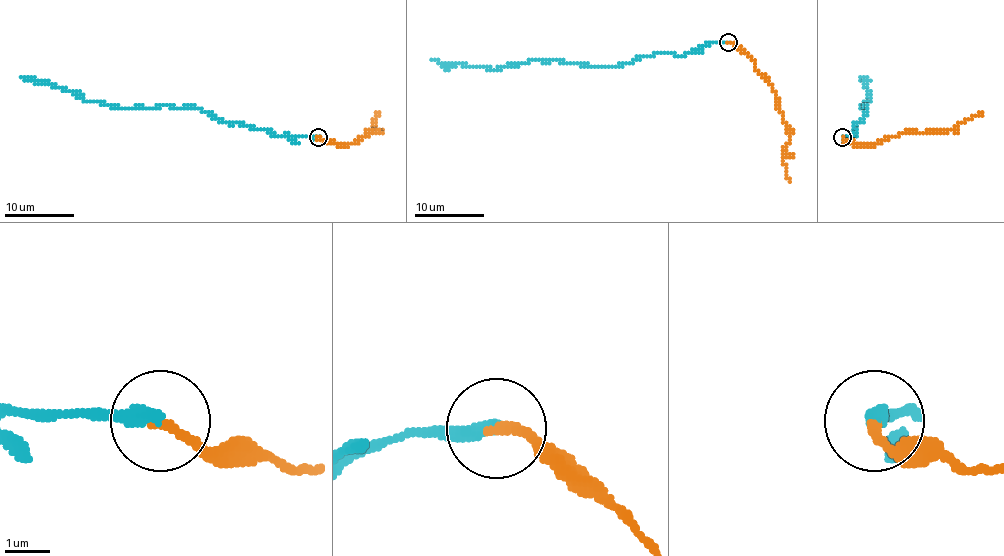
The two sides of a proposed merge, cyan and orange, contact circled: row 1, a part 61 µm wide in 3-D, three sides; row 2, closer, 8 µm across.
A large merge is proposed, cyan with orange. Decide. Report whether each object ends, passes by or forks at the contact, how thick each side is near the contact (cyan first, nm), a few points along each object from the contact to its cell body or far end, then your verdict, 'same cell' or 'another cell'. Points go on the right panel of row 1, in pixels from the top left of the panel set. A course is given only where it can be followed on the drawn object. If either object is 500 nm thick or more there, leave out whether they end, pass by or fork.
cyan ends there; orange ends there; 320 nm thick on the cyan side, 200 nm on the other; cyan runs (842, 137), (854, 135), (856, 123), (868, 111), (863, 106), (861, 109), (870, 99), (866, 81), (859, 76); orange runs (842, 137), (845, 142), (873, 146), (910, 132), (951, 130), (960, 121), (981, 113); same cell

